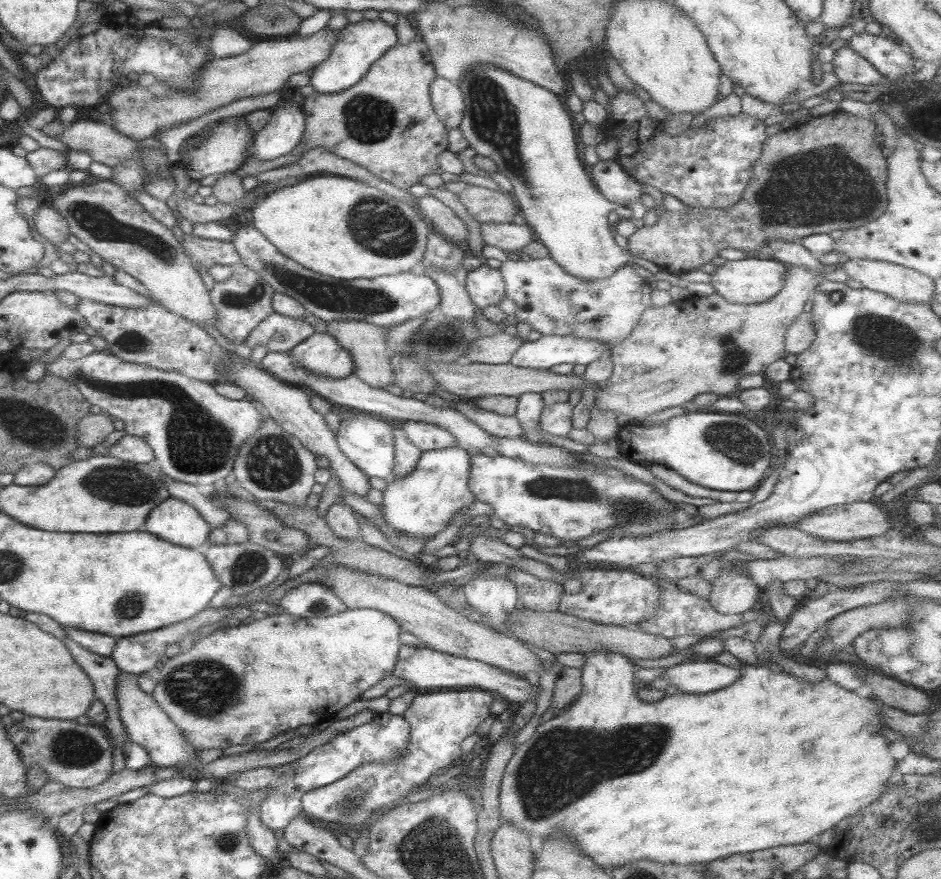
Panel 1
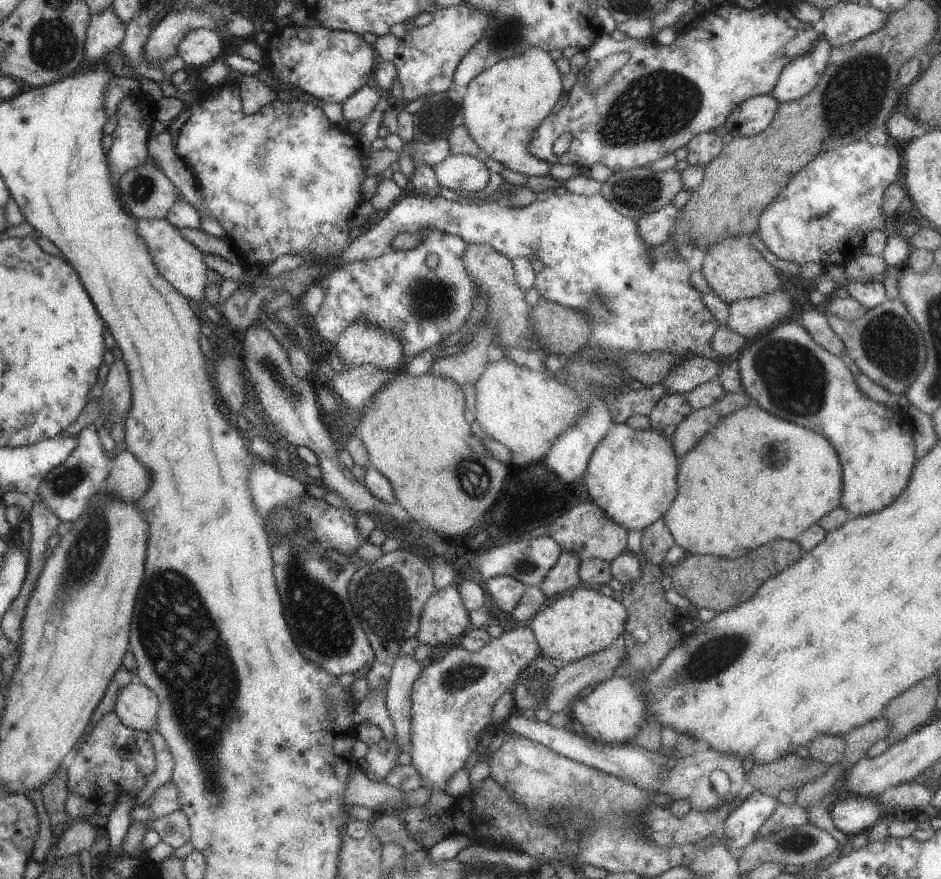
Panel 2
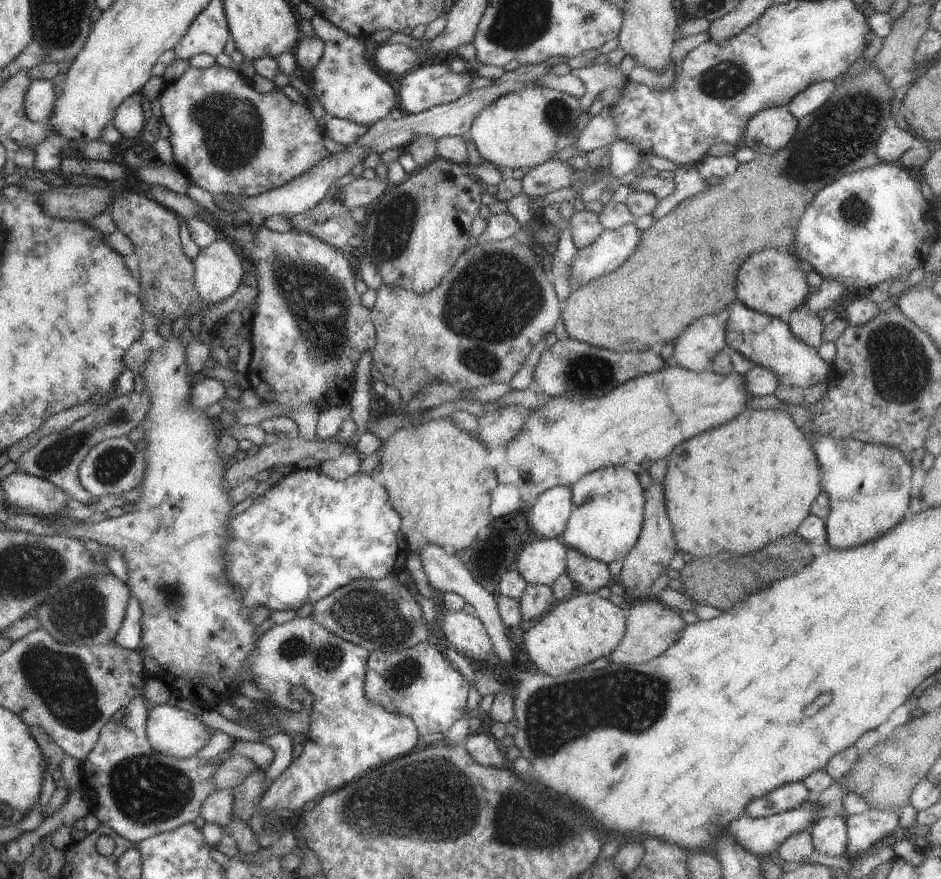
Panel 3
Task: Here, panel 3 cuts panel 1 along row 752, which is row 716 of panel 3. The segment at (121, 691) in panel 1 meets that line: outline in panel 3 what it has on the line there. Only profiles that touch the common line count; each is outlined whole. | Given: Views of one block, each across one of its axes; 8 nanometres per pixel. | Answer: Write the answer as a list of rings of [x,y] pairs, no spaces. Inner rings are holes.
[[[168,703],[150,706],[146,732],[148,742],[154,750],[177,759],[196,757],[198,751],[204,748],[210,740],[211,732],[200,718],[190,711],[183,711]]]

